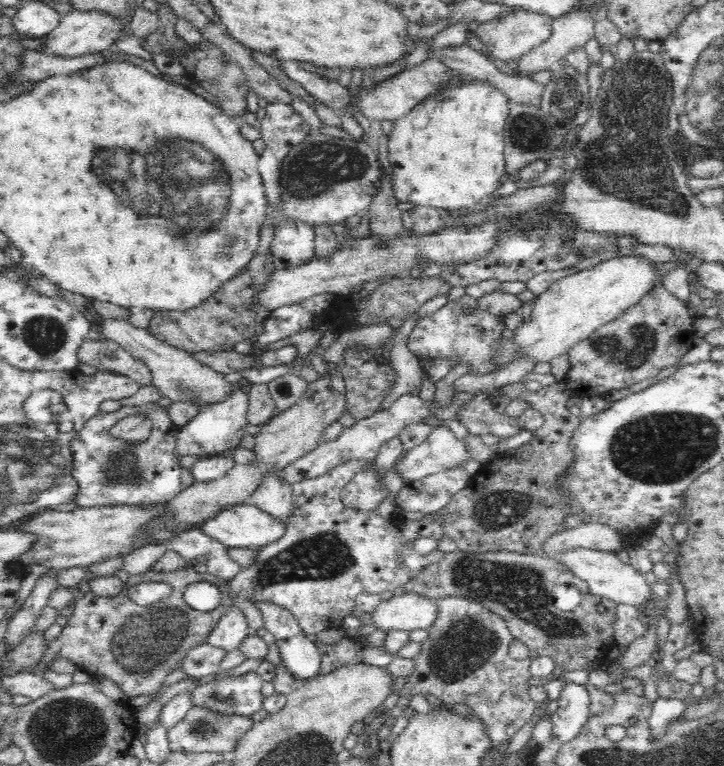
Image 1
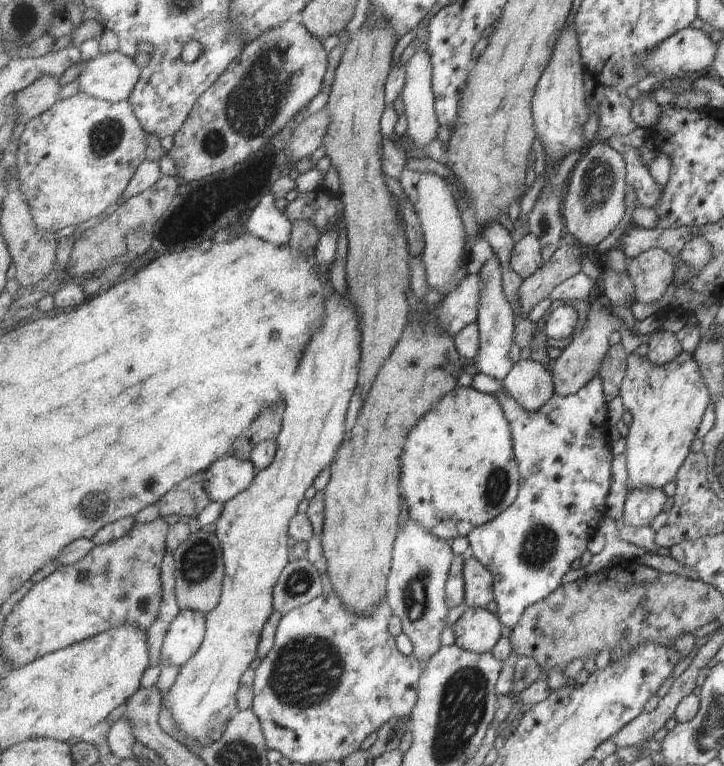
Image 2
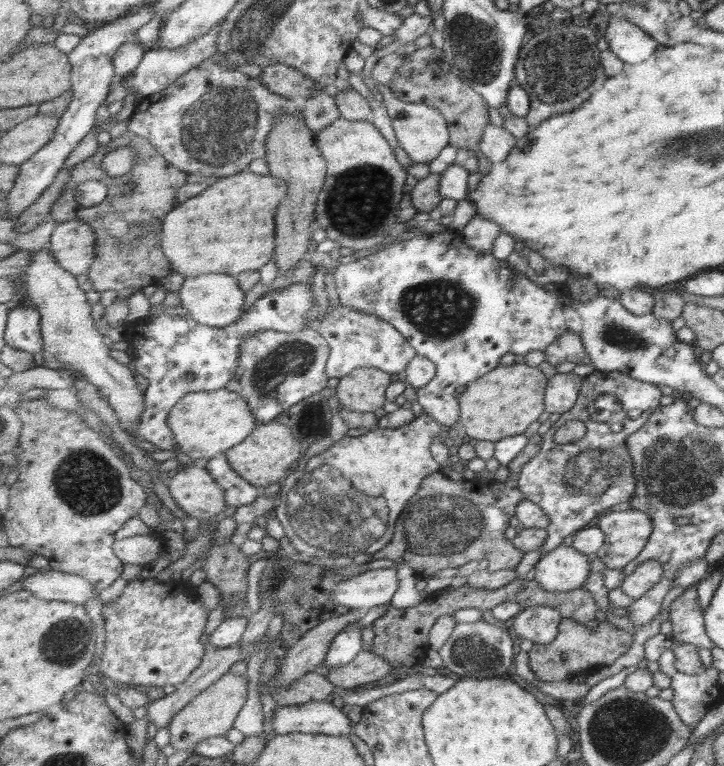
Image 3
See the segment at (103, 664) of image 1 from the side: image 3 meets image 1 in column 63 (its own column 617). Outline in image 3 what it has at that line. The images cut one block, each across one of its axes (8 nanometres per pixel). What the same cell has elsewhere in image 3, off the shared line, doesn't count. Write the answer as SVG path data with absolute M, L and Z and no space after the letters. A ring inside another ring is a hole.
M564 619L560 624L558 638L552 644L549 644L548 646L532 646L532 649L528 652L529 668L539 677L539 679L547 682L563 679L569 680L569 678L566 678L567 675L575 671L591 675L592 673L595 673L597 669L614 664L623 656L623 654L627 654L633 641L634 637L631 636L631 634L624 632L621 627L618 629L614 628L614 626L605 621L600 623L600 628L597 631L591 631L588 627L582 626L581 623L577 623L570 619Z

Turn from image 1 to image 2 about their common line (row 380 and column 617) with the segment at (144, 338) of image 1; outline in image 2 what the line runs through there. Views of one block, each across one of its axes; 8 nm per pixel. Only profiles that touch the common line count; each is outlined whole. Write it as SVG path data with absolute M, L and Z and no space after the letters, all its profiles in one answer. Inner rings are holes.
M603 142L591 143L589 150L581 156L579 164L573 167L562 213L566 222L566 231L575 238L577 244L581 242L587 252L590 253L597 244L609 238L625 218L627 176L628 166L624 156Z

